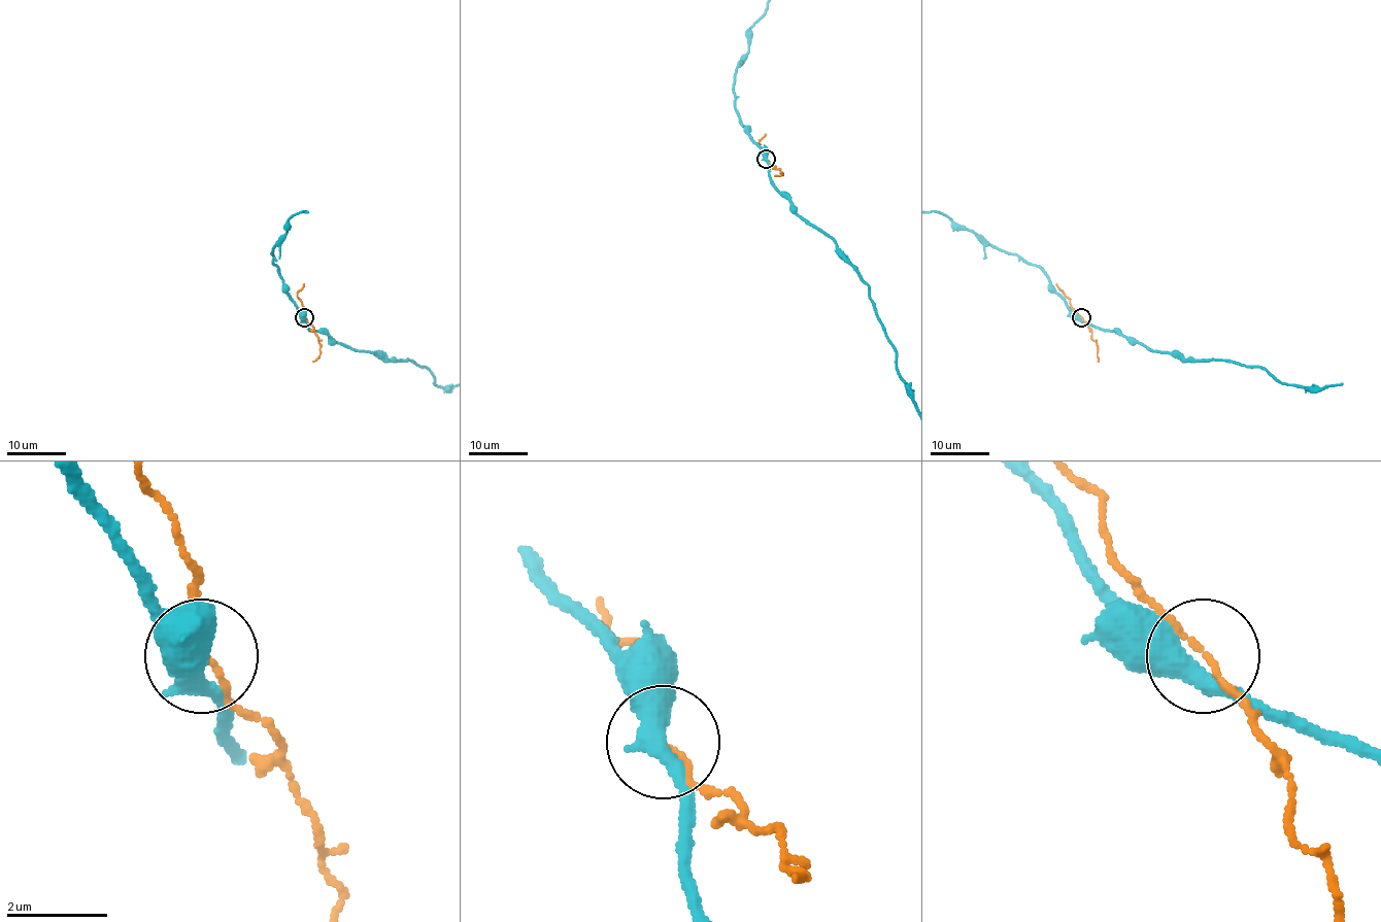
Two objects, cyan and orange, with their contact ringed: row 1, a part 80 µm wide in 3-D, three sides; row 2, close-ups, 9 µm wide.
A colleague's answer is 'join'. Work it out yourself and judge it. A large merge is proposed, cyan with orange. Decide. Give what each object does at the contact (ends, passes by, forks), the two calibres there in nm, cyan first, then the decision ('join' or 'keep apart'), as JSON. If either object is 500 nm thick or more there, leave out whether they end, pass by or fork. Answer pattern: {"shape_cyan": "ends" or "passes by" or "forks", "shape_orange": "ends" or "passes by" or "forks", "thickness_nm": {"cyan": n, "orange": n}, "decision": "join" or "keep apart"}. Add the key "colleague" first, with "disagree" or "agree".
{"colleague": "agree", "shape_cyan": "passes by", "shape_orange": "passes by", "thickness_nm": {"cyan": 480, "orange": 100}, "decision": "join"}

